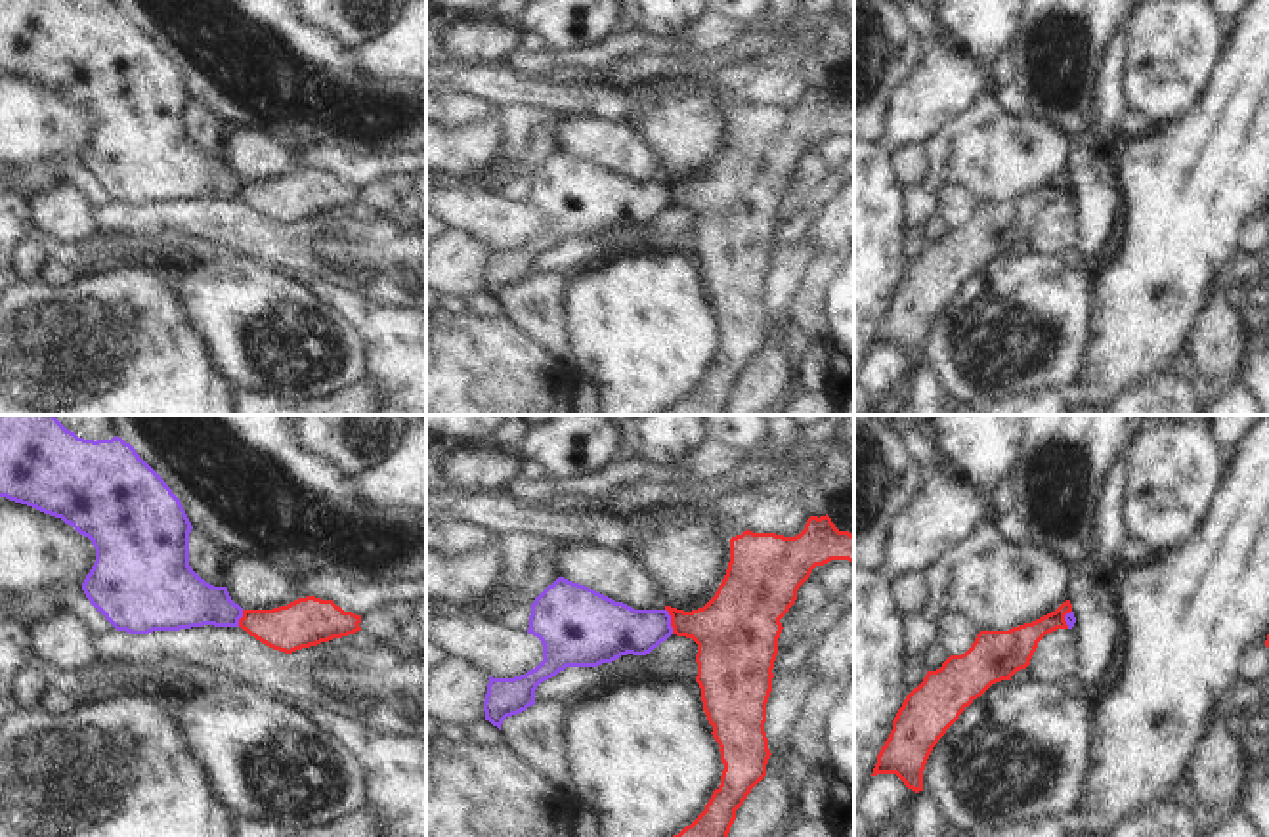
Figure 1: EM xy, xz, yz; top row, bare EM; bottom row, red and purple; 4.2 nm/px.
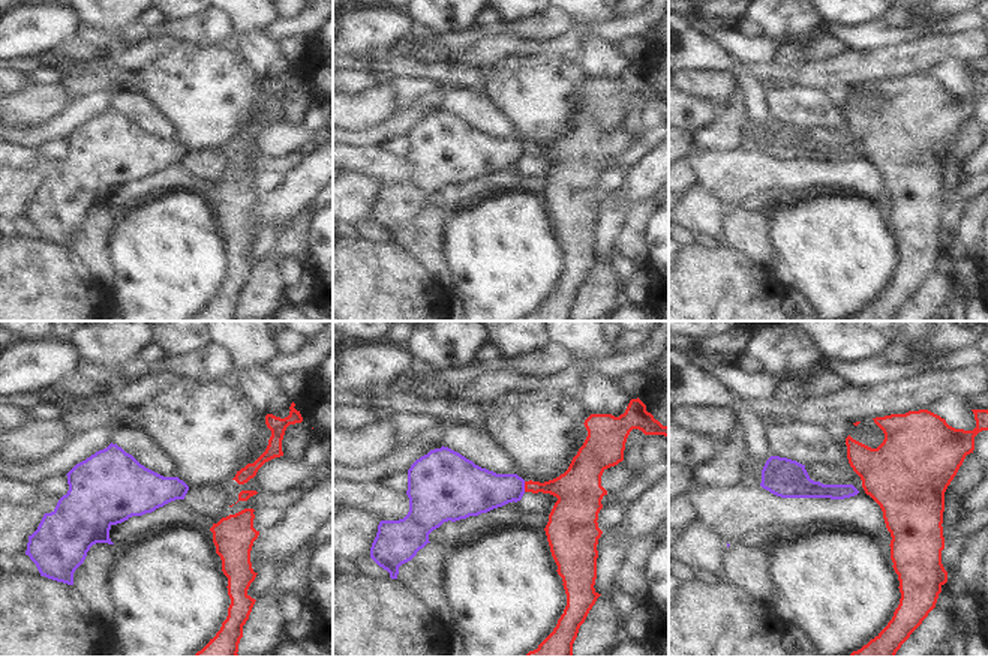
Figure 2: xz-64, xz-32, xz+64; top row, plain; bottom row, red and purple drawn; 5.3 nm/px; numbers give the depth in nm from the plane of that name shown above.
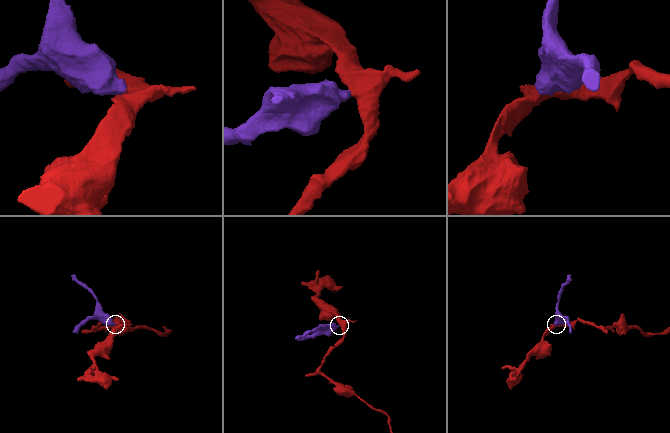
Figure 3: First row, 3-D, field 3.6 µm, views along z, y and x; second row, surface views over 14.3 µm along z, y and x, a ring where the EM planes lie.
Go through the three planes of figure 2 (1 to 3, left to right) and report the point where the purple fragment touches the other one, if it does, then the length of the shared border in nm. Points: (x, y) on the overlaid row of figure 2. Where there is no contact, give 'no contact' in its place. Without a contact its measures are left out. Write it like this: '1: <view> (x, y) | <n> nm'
1: no contact
2: xz-32 (525, 486) | 60 nm
3: no contact

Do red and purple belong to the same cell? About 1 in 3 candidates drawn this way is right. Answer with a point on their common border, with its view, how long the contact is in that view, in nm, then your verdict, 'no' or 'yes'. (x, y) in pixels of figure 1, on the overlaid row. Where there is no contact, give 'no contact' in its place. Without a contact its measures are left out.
xz (671, 622) | 120 nm | no

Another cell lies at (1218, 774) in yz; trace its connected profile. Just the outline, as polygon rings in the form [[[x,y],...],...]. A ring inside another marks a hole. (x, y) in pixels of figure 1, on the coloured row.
[[[1214,722],[1191,759],[1189,785],[1202,806],[1219,806],[1244,797],[1248,762],[1240,741]]]

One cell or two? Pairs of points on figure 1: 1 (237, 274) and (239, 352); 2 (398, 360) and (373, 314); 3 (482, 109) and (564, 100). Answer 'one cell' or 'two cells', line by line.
1: one cell
2: one cell
3: two cells

